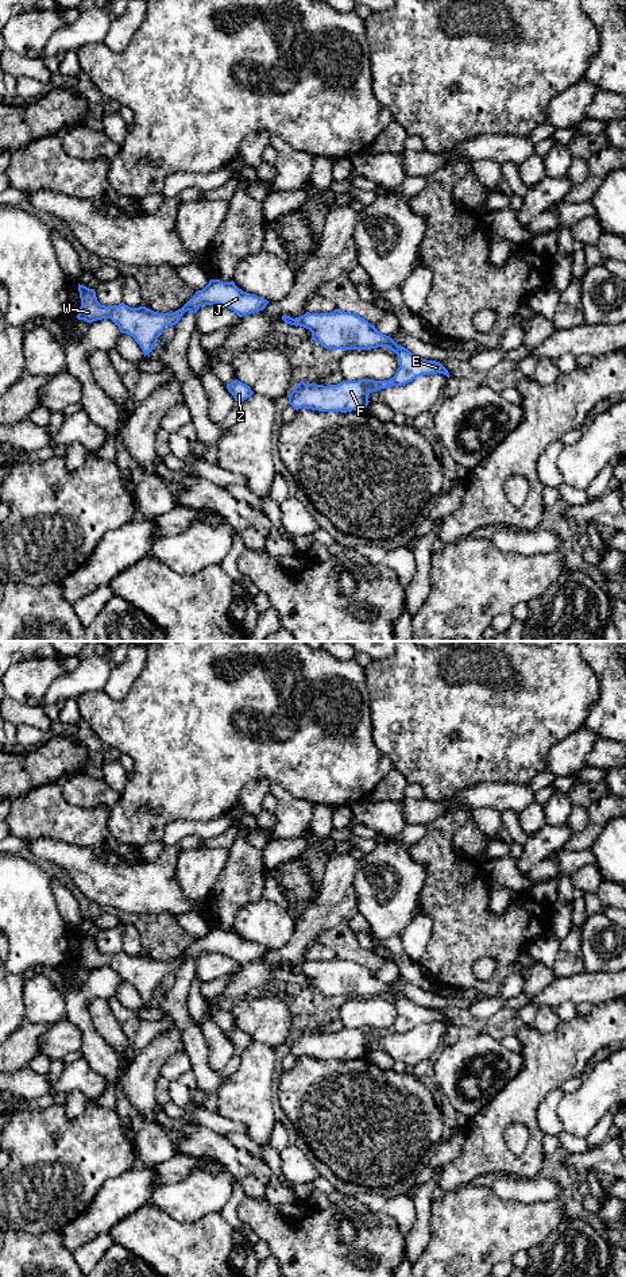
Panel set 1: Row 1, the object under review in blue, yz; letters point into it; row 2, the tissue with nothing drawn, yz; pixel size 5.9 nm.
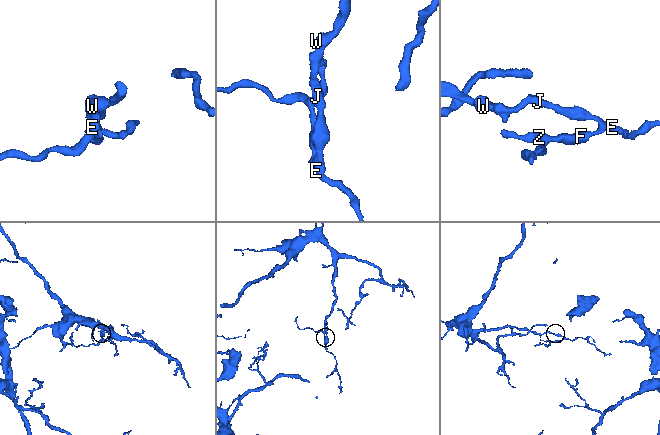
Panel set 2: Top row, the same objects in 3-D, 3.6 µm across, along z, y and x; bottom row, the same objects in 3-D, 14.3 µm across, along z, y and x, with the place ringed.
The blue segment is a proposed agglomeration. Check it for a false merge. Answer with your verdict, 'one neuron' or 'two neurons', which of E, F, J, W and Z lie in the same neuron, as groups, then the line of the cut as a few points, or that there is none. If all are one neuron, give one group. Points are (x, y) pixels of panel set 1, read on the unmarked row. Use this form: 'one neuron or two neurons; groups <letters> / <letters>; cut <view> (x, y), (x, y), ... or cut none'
one neuron; groups E F J W Z; cut none

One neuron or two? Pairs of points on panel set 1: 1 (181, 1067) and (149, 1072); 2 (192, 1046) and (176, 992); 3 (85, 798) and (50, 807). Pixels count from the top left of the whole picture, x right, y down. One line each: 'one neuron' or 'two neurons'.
1: two neurons
2: one neuron
3: two neurons

